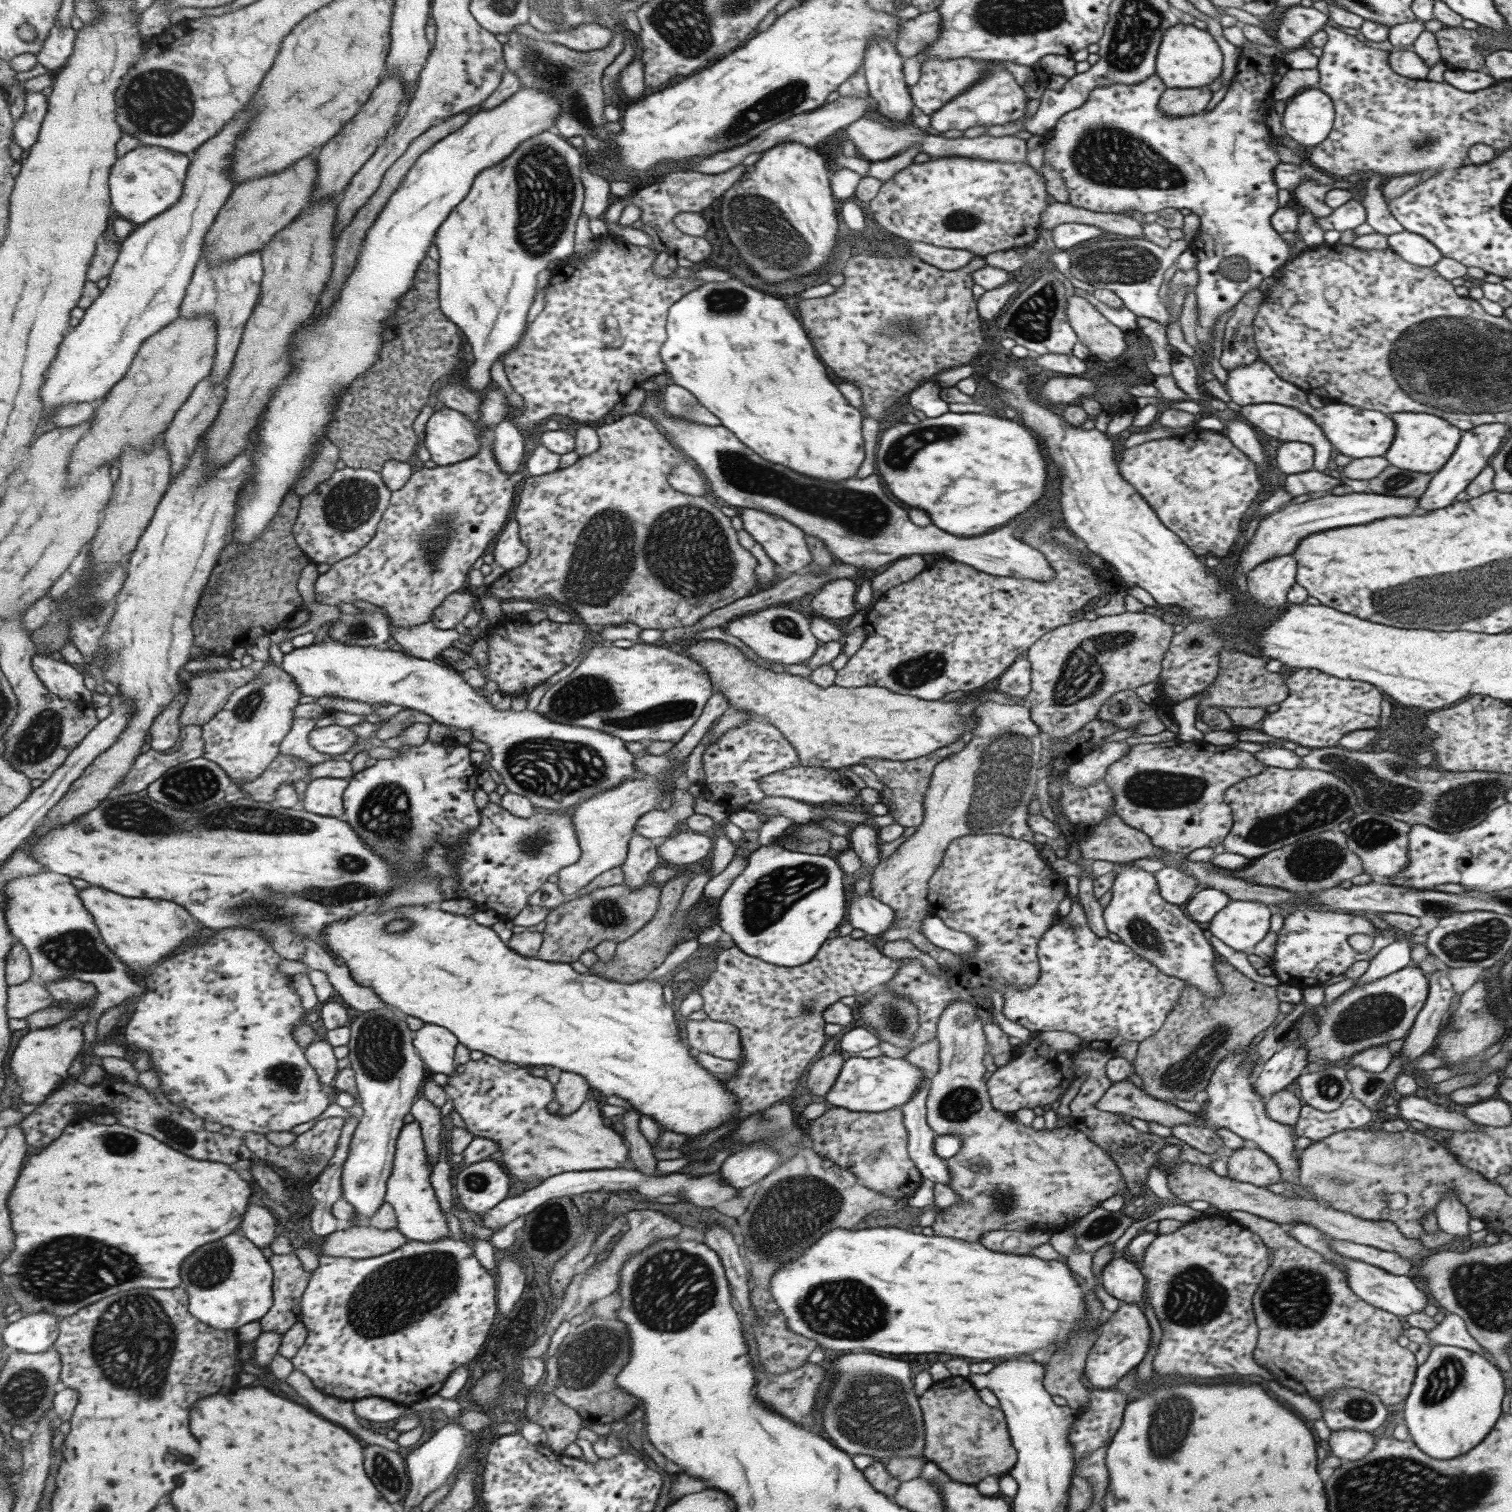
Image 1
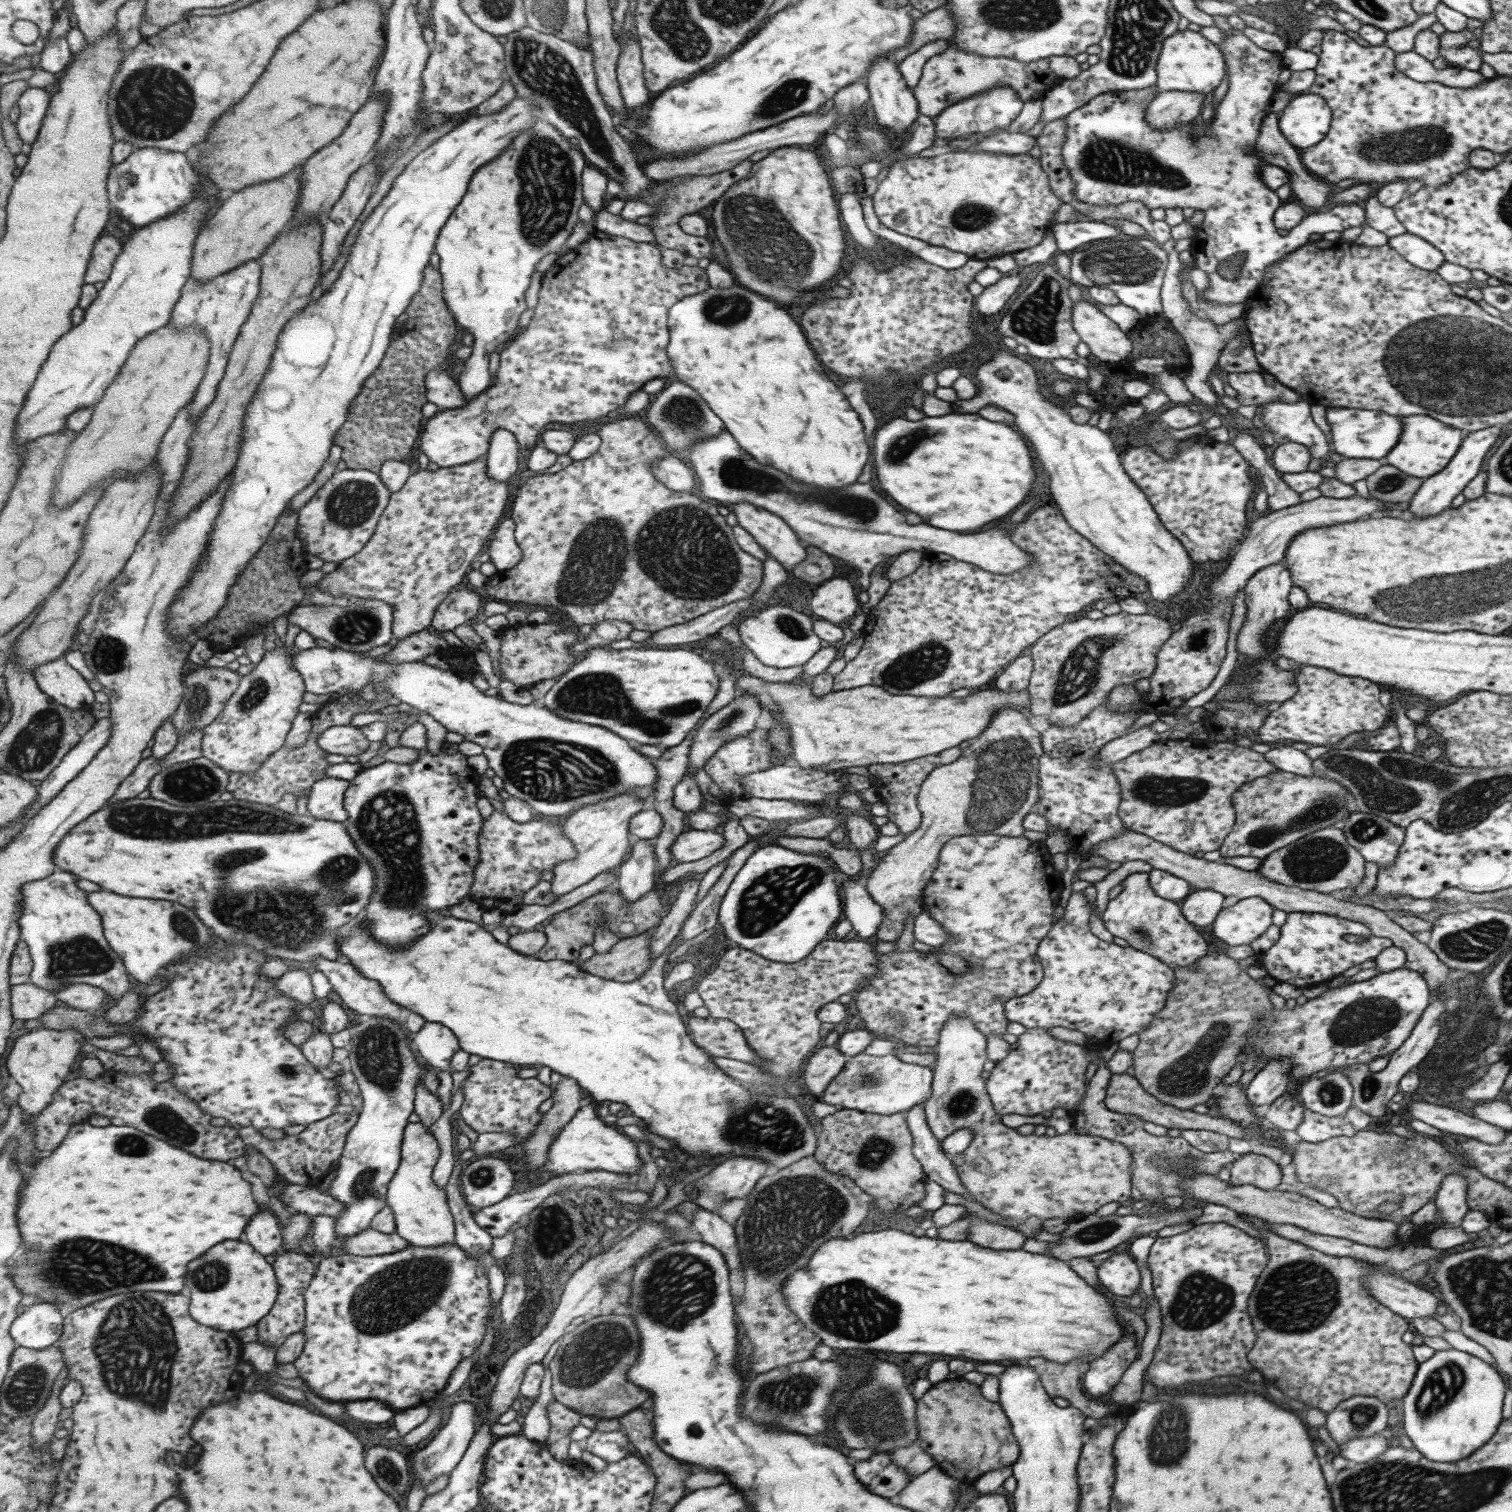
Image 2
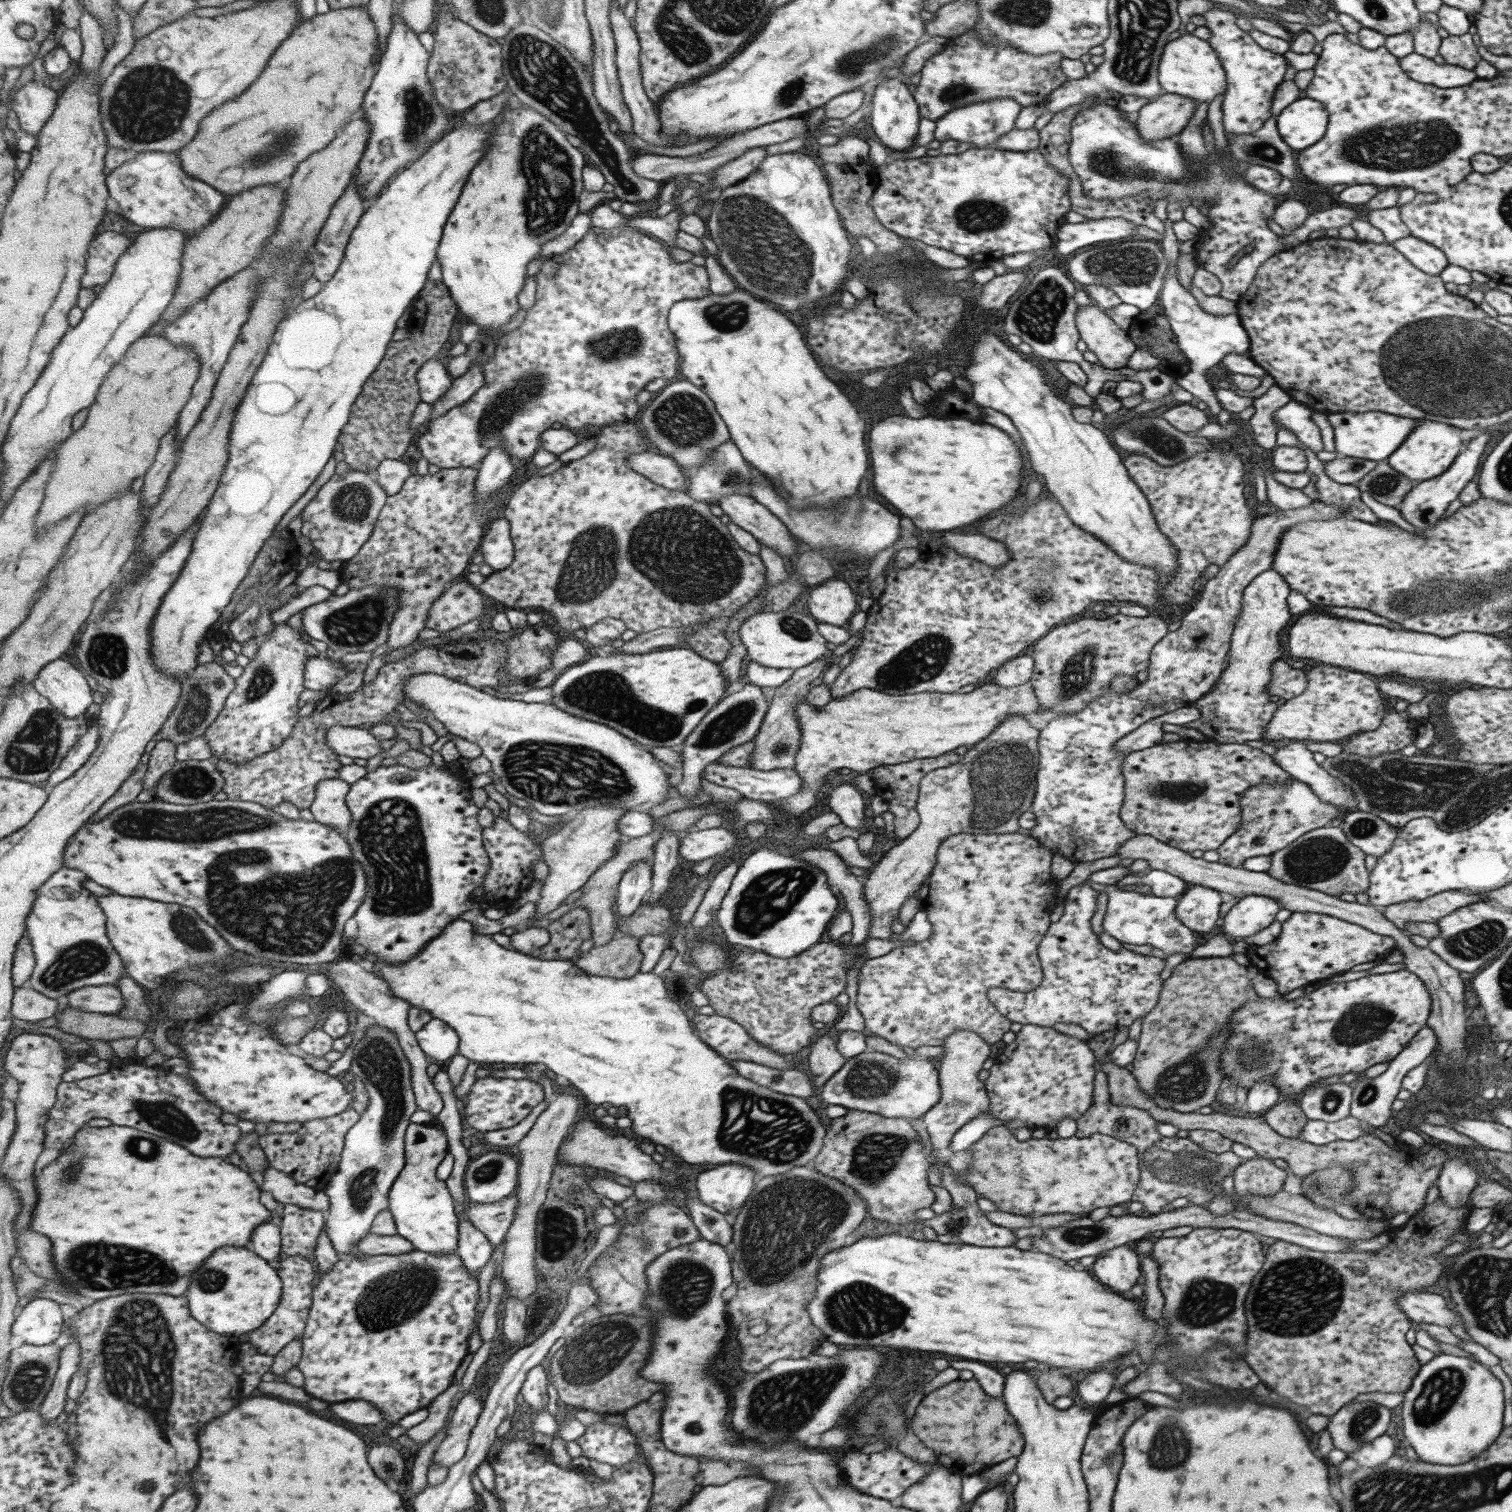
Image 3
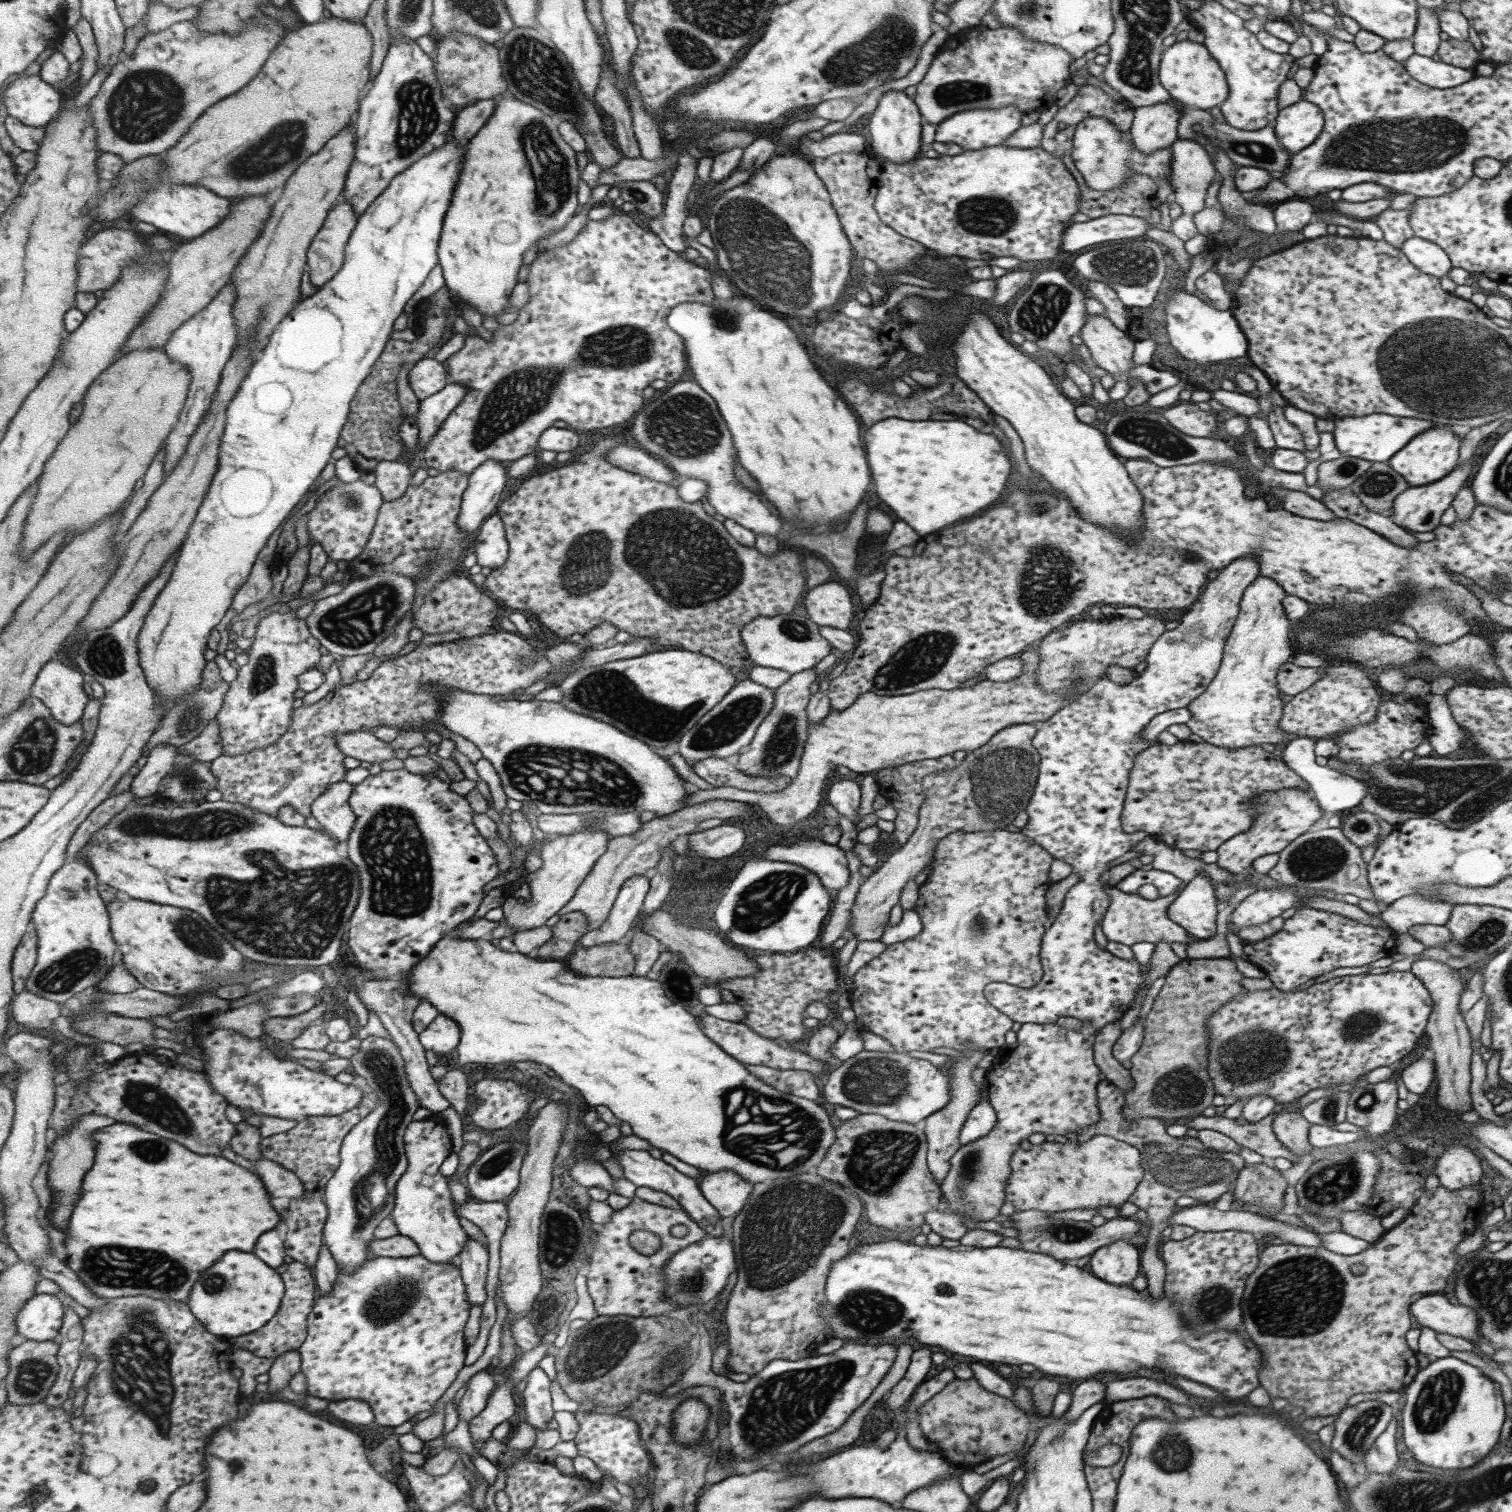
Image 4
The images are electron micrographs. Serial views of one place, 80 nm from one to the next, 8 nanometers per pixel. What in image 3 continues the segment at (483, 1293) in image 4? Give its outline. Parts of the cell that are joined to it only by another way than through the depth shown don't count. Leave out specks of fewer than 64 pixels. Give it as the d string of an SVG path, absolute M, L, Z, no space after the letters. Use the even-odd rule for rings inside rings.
M469 1218L460 1220L459 1230L459 1246L456 1253L462 1256L470 1273L477 1277L481 1268L491 1260L494 1244Z

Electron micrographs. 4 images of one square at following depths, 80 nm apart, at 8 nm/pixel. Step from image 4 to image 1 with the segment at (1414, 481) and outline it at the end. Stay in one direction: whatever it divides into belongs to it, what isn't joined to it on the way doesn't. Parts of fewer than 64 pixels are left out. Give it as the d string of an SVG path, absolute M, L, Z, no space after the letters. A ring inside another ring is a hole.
M1397 412L1390 415L1395 423L1395 436L1383 457L1388 464L1416 473L1434 473L1439 470L1453 454L1462 432L1444 418L1419 412Z

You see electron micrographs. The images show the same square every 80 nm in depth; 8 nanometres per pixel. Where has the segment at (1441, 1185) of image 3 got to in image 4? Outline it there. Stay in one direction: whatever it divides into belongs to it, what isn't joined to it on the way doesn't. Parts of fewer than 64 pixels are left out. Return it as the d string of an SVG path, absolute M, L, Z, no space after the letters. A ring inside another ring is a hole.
M1472 1144L1447 1145L1435 1159L1434 1174L1446 1190L1457 1191L1480 1183L1483 1175L1481 1160Z

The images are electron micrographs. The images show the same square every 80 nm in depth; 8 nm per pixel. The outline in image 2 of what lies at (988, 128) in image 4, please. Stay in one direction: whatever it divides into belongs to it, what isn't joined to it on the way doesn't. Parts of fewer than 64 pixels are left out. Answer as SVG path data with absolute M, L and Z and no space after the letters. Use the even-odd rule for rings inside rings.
M995 87L984 90L978 95L971 95L955 104L946 106L932 118L936 136L939 138L957 138L965 134L987 134L996 128L1004 129L1019 114L1024 102L1015 90L1009 87Z

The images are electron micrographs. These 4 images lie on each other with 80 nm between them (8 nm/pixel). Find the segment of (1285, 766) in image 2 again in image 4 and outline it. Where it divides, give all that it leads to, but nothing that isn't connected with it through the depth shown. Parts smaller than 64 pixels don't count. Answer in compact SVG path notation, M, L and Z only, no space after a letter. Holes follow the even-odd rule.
M1294 738L1283 748L1280 759L1293 771L1301 777L1310 788L1312 798L1317 802L1322 810L1322 816L1326 818L1336 811L1342 811L1346 808L1358 807L1360 800L1366 793L1368 784L1361 782L1356 778L1339 774L1337 771L1327 767L1317 765L1314 761L1313 744L1315 738Z

